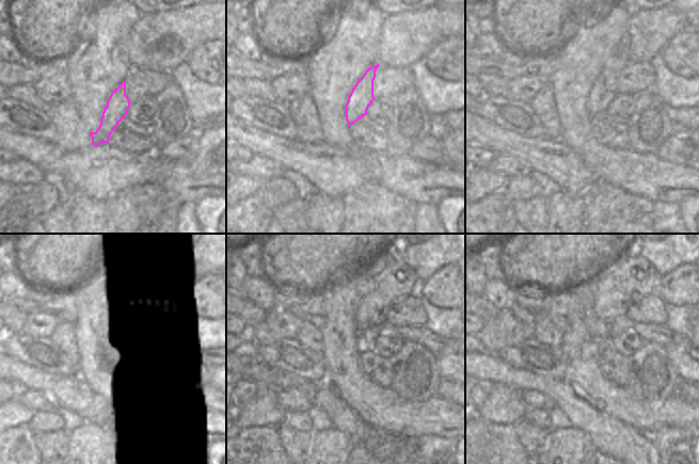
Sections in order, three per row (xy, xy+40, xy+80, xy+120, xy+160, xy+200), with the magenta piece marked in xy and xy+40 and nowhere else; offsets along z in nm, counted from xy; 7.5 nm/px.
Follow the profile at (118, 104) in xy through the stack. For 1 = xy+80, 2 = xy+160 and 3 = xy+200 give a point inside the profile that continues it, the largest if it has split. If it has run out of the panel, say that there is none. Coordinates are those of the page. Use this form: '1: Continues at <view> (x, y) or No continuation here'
1: Continues at xy+80 (604, 90)
2: Continues at xy+160 (398, 281)
3: Continues at xy+200 (630, 277).

